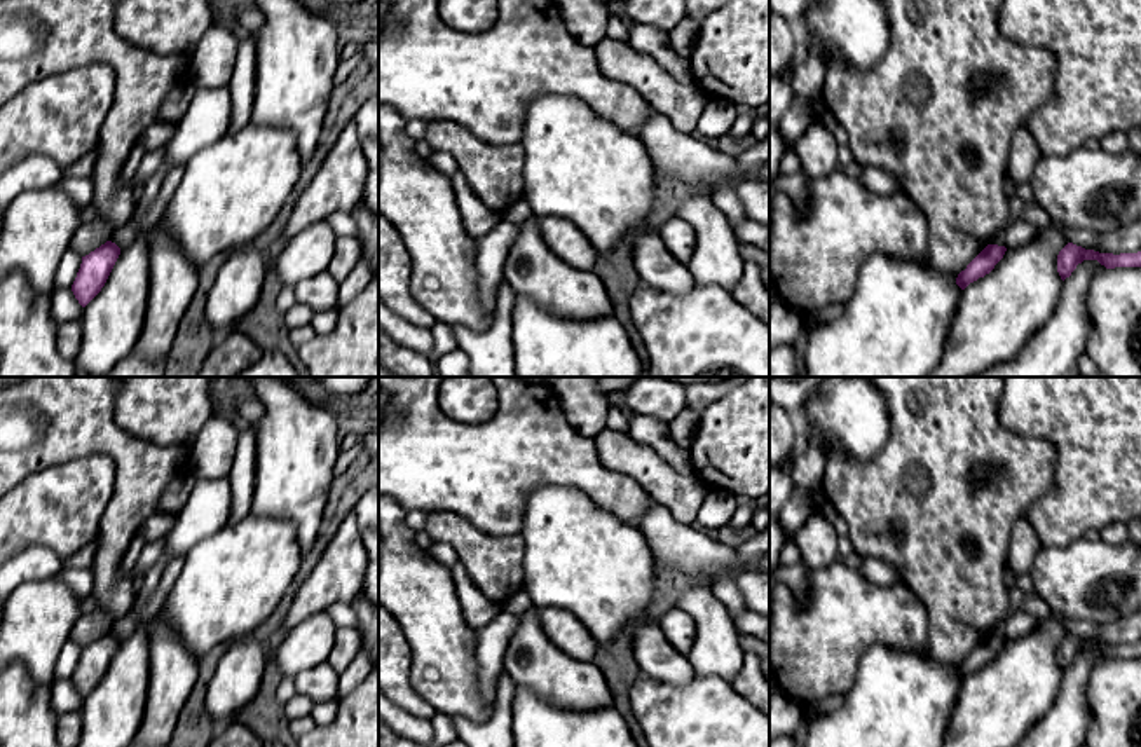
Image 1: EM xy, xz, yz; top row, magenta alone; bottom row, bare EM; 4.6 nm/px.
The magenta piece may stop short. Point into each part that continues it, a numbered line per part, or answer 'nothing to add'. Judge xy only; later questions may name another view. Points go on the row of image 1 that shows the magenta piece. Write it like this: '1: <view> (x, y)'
nothing to add

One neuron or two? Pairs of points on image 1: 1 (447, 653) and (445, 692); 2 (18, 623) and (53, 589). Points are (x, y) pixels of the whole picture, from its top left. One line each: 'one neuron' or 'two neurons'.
1: one neuron
2: one neuron

